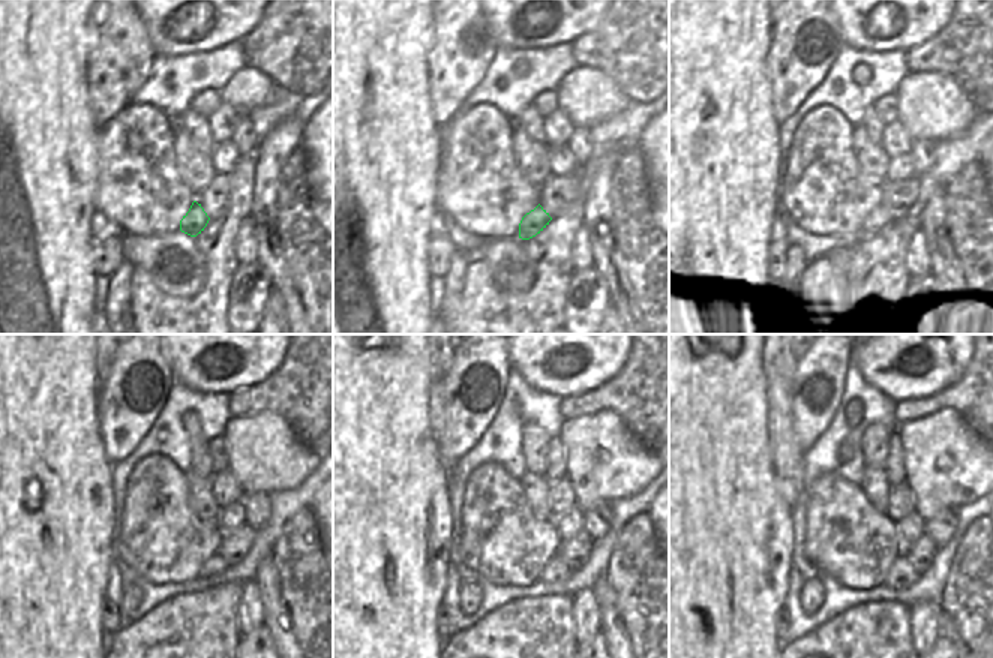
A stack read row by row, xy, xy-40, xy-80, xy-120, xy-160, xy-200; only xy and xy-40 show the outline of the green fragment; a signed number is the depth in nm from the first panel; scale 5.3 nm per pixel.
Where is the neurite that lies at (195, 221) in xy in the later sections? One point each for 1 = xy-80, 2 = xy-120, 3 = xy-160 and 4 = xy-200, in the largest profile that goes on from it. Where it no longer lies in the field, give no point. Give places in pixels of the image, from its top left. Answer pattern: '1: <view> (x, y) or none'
1: xy-80 (878, 218)
2: xy-120 (213, 567)
3: xy-160 (557, 570)
4: xy-200 (902, 574)

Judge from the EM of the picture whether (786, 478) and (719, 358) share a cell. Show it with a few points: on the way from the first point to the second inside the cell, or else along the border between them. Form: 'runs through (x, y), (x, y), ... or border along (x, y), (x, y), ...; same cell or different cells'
border along (767, 415), (770, 465), (773, 480), (777, 484); different cells

